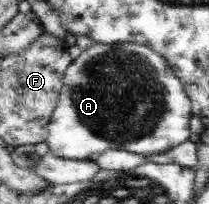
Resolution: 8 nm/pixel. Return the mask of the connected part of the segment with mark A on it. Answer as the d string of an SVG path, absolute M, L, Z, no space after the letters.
M94 43L91 49L83 52L77 60L72 61L68 66L68 69L64 73L64 83L59 98L59 102L55 106L51 117L52 121L48 127L50 133L48 134L46 142L49 145L51 153L61 159L97 162L97 159L99 159L105 151L109 150L125 150L129 153L142 156L159 155L159 153L165 153L166 150L177 147L180 143L192 138L189 122L192 117L192 105L189 98L187 98L187 94L184 93L181 82L177 80L177 77L173 76L173 72L171 72L169 66L163 62L161 55L155 54L153 50L147 48L145 45L139 45L137 43L120 43L115 45Z

